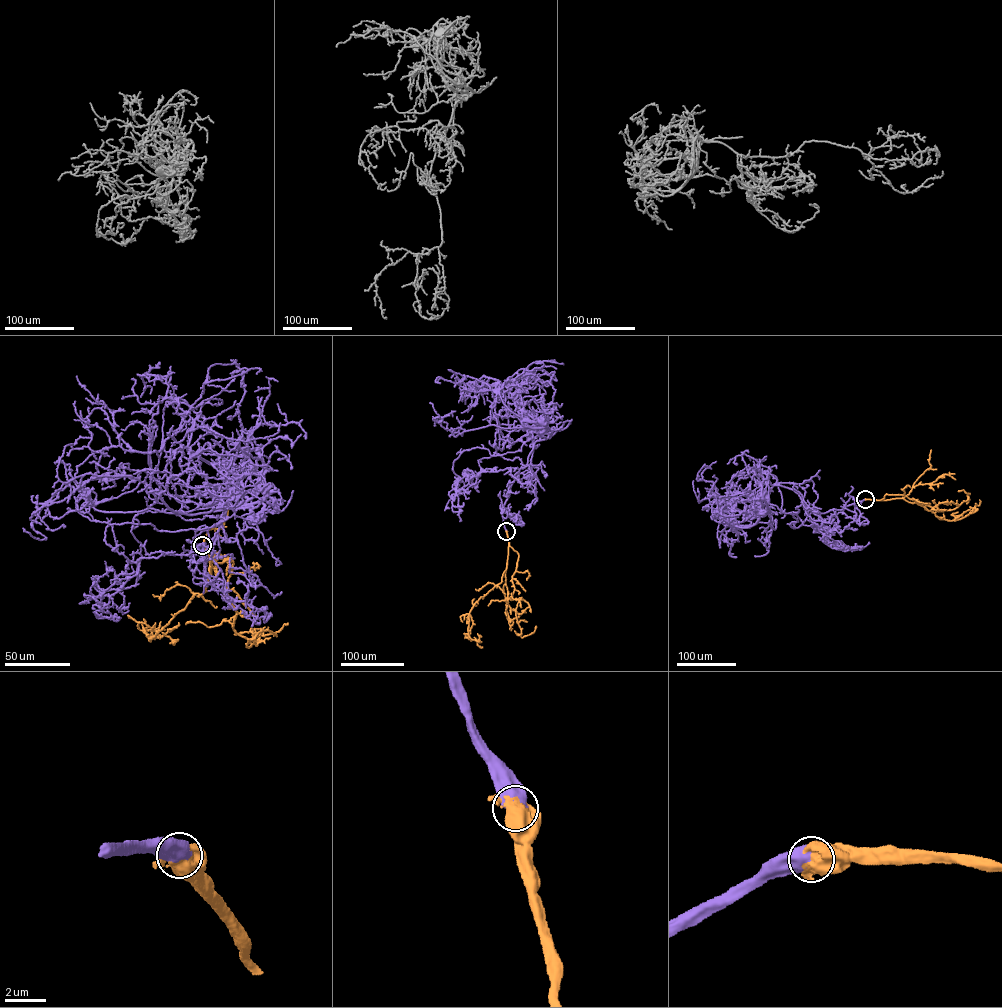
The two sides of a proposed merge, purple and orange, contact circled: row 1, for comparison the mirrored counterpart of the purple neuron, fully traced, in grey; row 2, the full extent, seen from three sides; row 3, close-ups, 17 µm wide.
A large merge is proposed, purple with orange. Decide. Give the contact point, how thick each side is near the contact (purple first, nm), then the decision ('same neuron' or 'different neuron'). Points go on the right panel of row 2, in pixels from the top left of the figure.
place (865, 499); calibres 800 and 650 nm; same neuron

